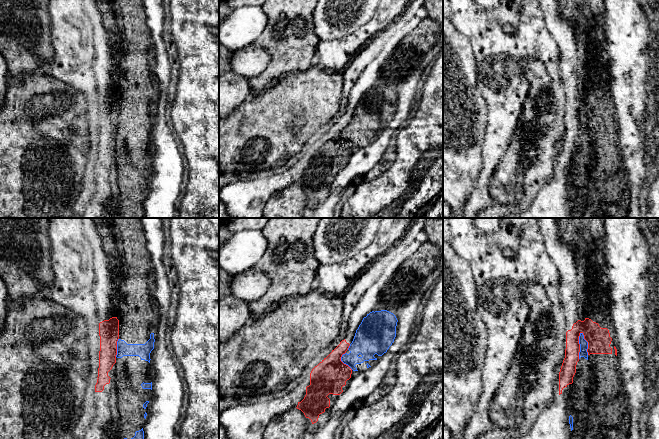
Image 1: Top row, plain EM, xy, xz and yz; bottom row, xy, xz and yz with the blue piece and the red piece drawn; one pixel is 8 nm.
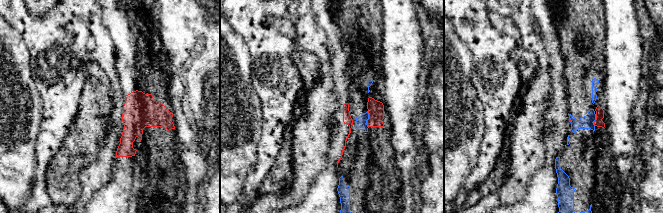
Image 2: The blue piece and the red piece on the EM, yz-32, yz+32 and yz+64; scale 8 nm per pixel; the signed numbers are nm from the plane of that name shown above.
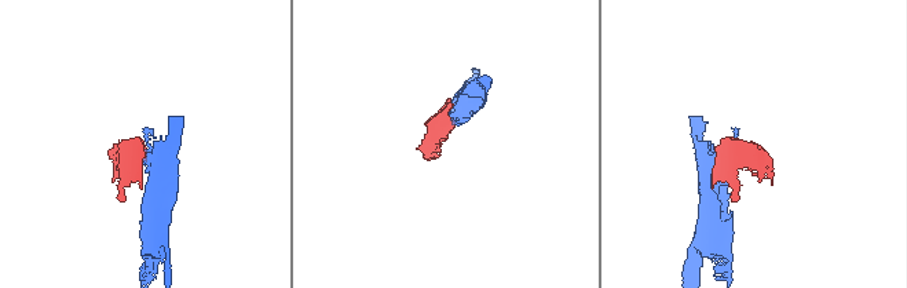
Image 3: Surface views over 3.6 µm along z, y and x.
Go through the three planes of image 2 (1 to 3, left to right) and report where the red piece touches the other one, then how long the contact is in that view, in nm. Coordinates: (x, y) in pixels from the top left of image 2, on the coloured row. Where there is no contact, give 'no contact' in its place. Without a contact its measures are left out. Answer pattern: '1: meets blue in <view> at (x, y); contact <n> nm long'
1: no contact
2: meets blue in yz+32 at (367, 119); contact 140 nm long
3: meets blue in yz+64 at (595, 119); contact 100 nm long

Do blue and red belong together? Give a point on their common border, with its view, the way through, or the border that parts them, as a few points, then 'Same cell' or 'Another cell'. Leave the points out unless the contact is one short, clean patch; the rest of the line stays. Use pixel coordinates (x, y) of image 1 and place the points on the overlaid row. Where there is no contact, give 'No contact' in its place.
Touches blue at yz (580, 345). Boundary: yz (582, 332), (579, 336), (578, 358). Another cell

